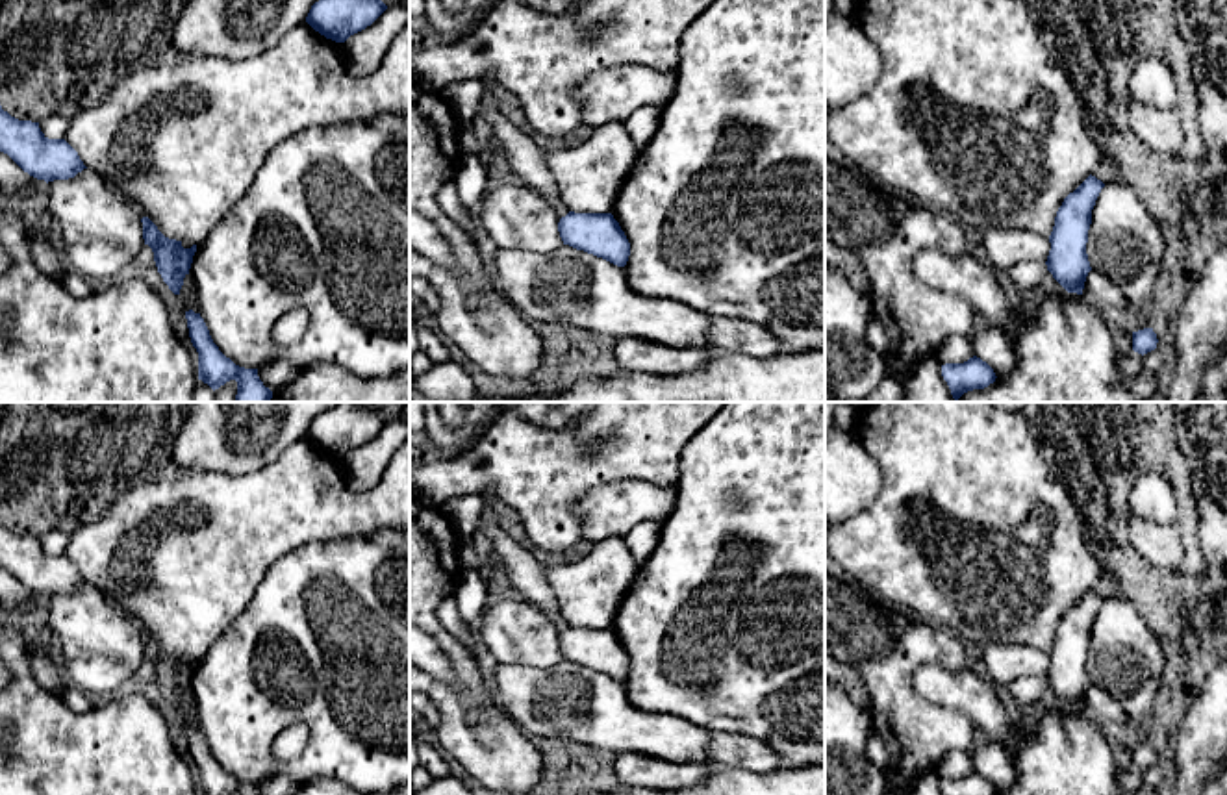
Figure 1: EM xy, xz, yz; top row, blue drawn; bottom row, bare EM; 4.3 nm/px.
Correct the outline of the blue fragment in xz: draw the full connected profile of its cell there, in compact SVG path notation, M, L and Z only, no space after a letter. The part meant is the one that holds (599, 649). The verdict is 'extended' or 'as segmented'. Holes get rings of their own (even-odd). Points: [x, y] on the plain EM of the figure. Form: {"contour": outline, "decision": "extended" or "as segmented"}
{"contour": "M569 626L558 637L563 660L602 673L625 682L630 671L630 658L612 628Z", "decision": "as segmented"}

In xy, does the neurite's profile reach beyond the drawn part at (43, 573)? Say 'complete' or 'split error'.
complete

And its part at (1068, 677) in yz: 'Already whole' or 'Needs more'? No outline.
Already whole

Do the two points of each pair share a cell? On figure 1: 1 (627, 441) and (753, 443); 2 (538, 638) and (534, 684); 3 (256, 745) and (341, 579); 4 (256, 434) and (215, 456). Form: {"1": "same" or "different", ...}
{"1": "different", "2": "different", "3": "same", "4": "same"}

